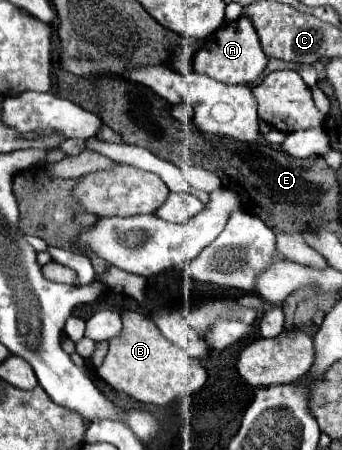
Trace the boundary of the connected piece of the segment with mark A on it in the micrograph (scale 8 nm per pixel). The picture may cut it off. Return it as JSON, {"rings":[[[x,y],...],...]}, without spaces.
{"rings":[[[240,17],[238,21],[224,23],[218,31],[214,31],[212,41],[202,47],[194,59],[194,71],[204,73],[216,81],[222,83],[252,83],[260,77],[260,73],[266,69],[268,57],[260,47],[258,33],[250,21],[250,17]]]}

